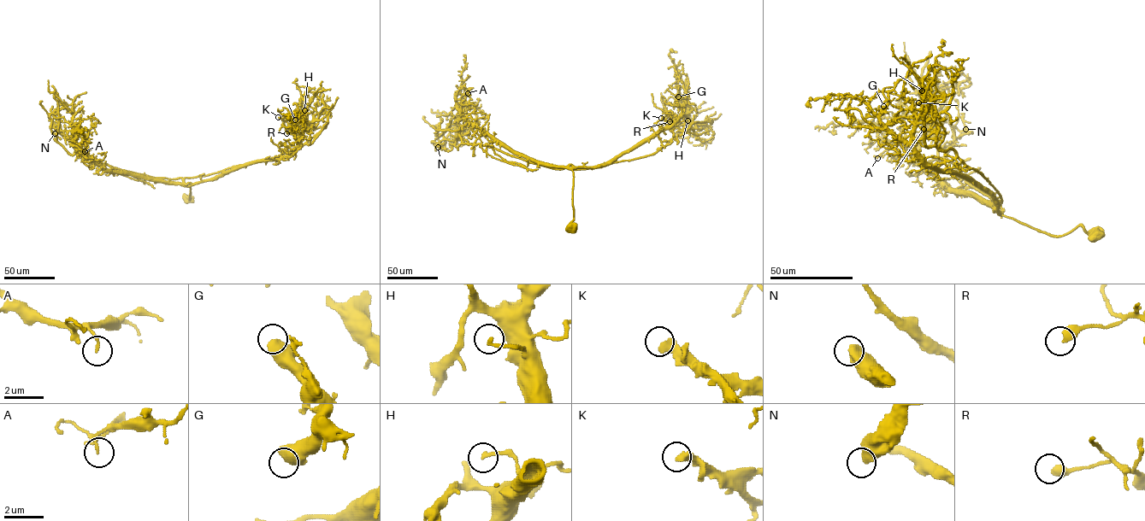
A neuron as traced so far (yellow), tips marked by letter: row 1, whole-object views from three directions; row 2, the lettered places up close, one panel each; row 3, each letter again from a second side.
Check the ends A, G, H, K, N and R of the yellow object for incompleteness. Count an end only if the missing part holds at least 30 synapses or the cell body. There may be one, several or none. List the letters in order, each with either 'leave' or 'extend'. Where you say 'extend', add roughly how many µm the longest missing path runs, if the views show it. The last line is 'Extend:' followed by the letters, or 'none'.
A: leave
G: leave
H: leave
K: extend; about 80 µm are missing
N: leave
R: leave
Extend: K

